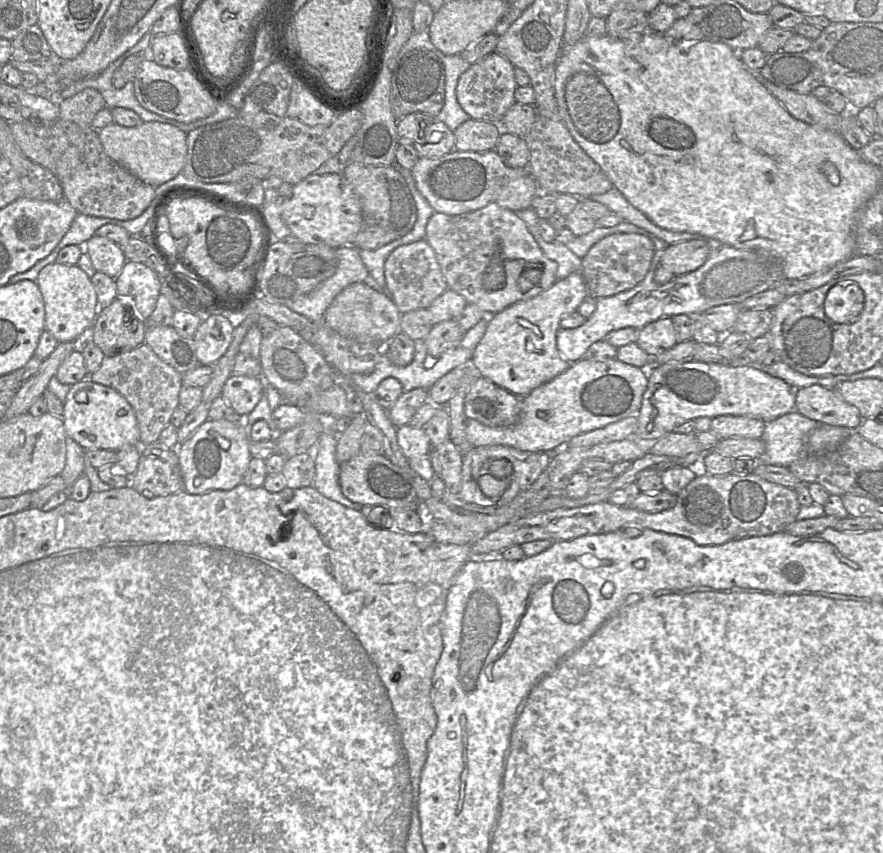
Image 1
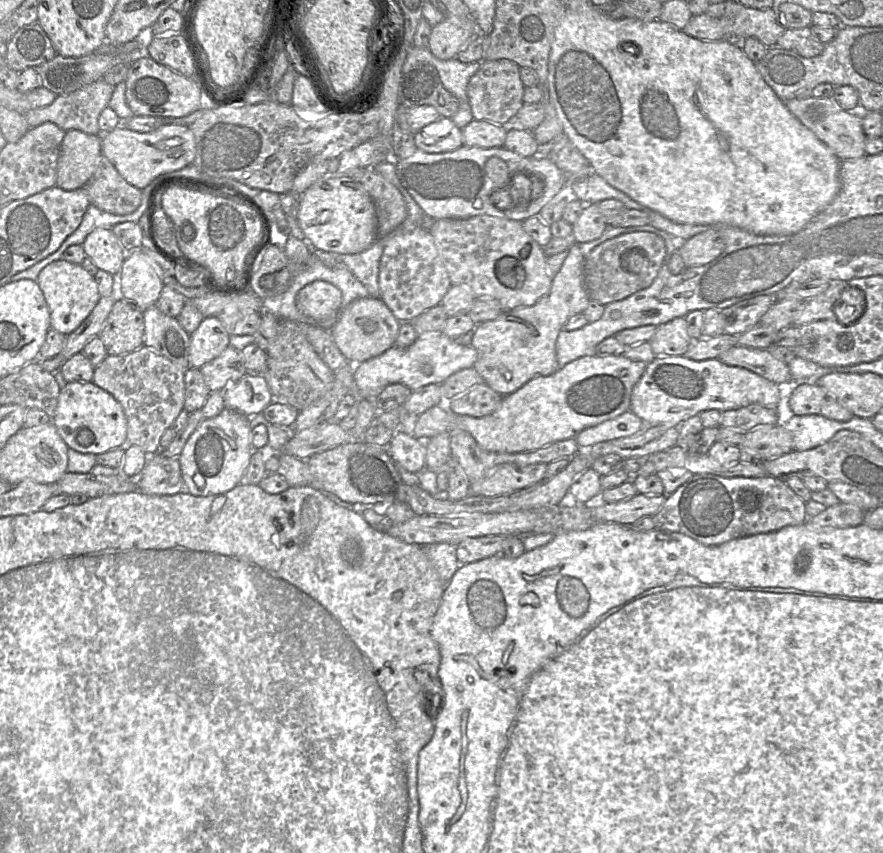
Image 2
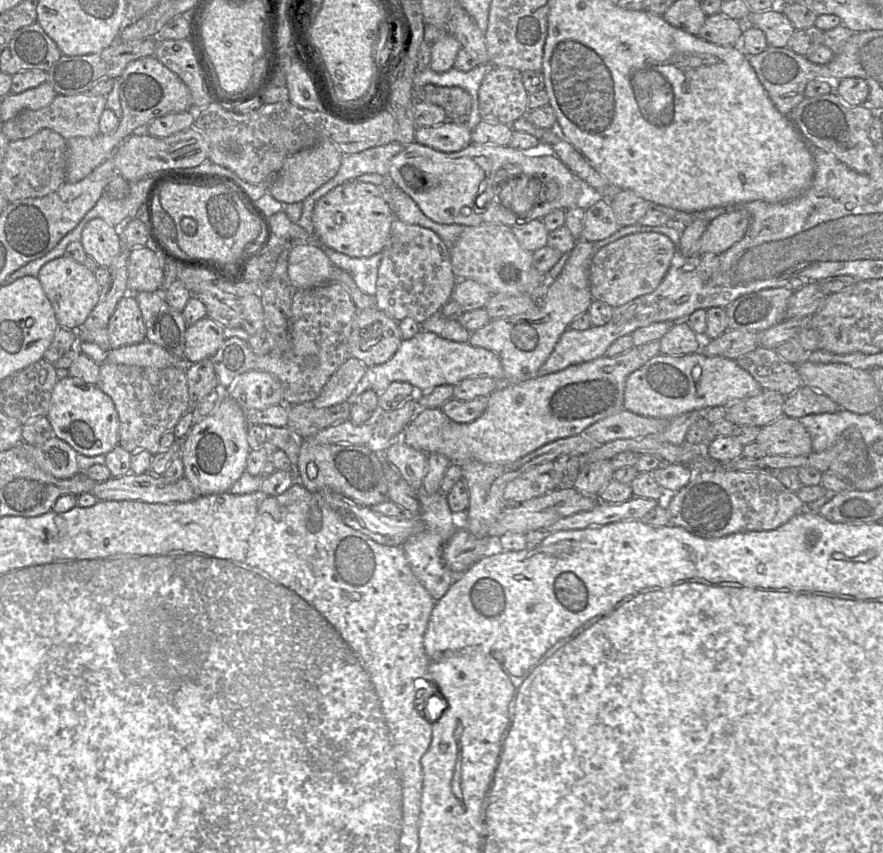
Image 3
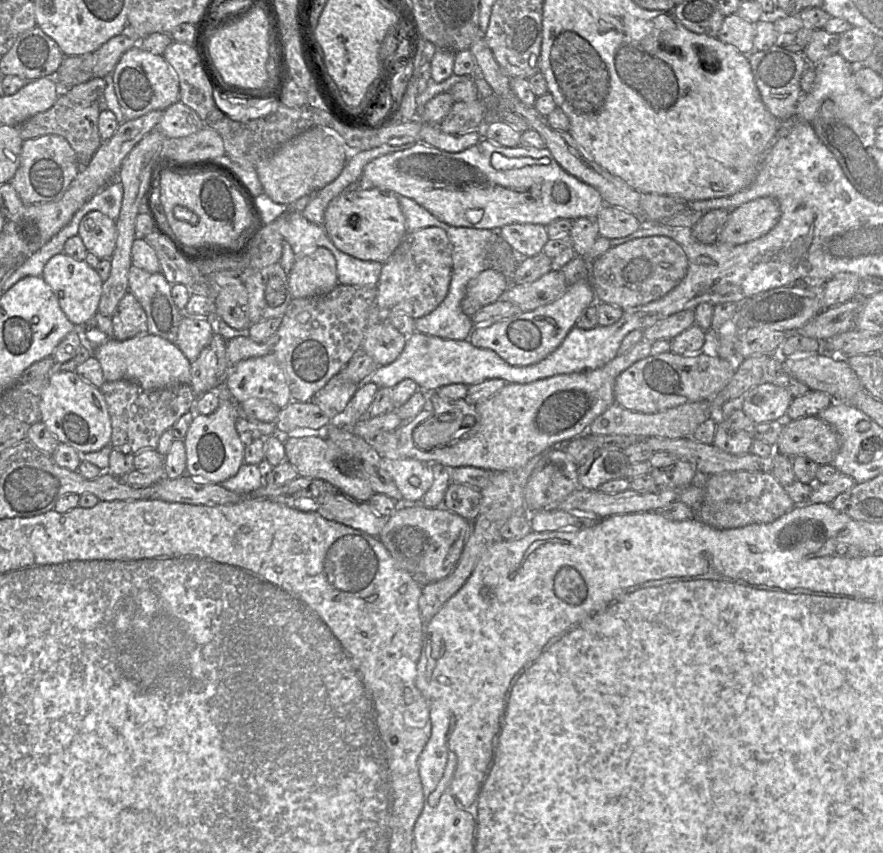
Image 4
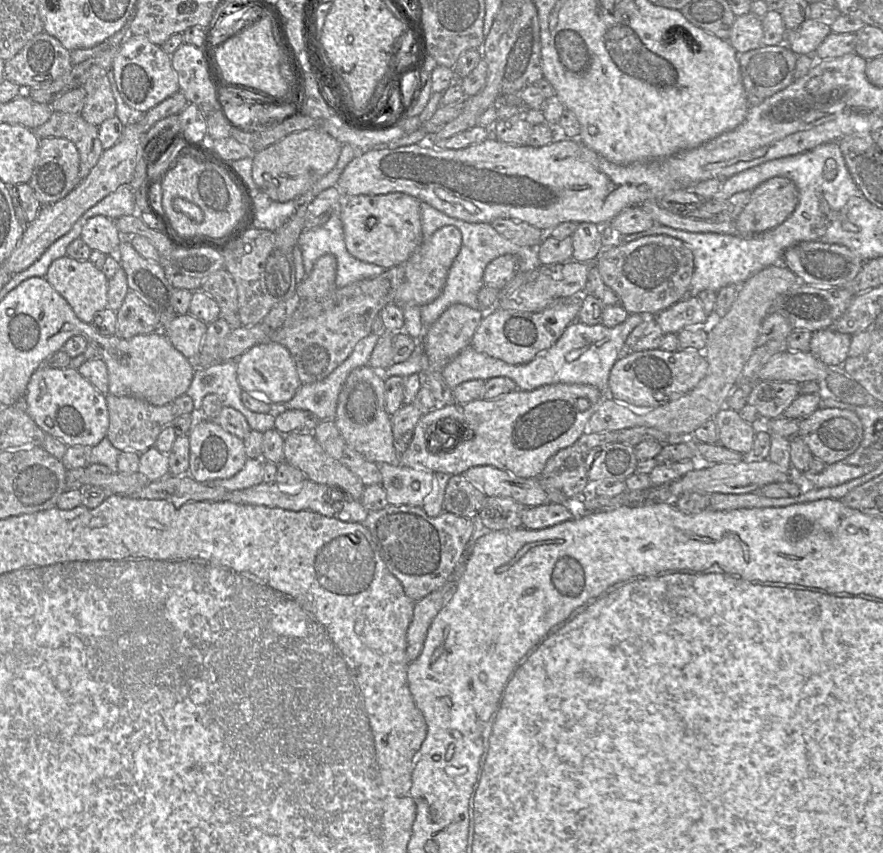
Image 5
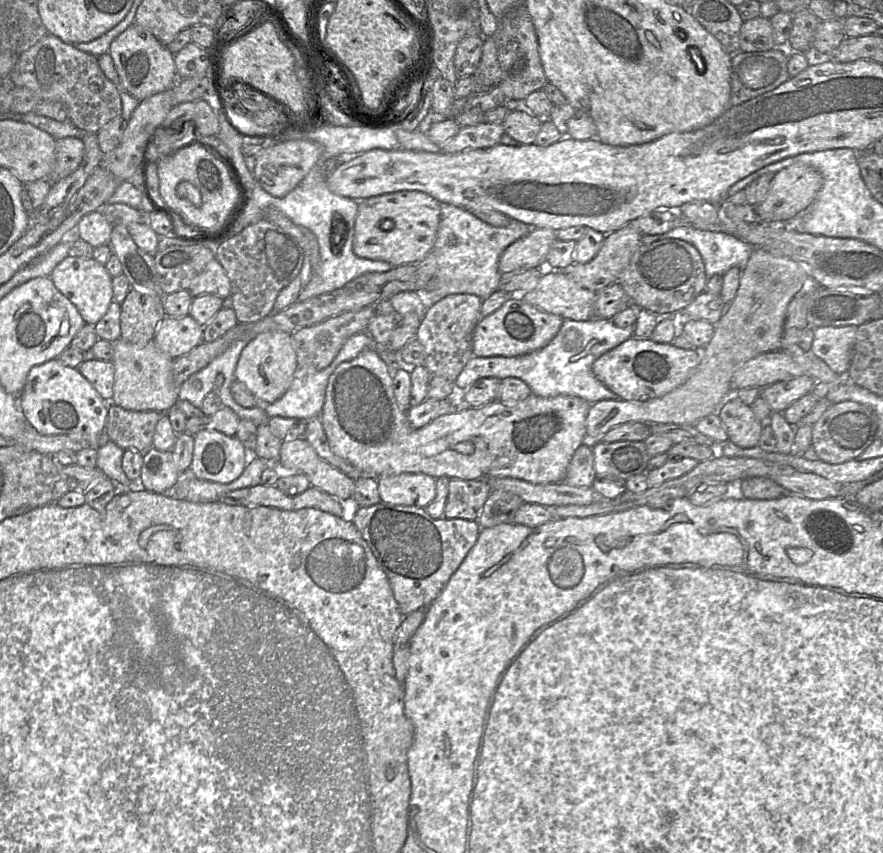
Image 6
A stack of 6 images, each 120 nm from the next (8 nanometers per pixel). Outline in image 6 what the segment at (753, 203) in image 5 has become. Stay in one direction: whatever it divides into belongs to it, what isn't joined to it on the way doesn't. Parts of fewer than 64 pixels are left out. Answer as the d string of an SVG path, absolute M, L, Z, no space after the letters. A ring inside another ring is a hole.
M797 163L775 173L764 200L754 206L760 222L787 222L807 208L823 185L822 175L813 167Z

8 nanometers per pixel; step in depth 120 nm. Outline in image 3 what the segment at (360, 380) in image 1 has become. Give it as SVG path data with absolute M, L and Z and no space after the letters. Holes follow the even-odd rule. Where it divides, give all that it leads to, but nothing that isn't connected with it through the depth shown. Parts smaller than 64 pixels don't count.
M420 329L412 338L402 339L397 351L388 361L367 367L352 394L350 403L358 402L359 396L367 390L373 390L379 395L392 382L410 383L416 389L417 395L444 384L455 386L462 380L474 376L488 376L503 383L504 371L498 356L491 350L472 346L468 342L455 342Z

